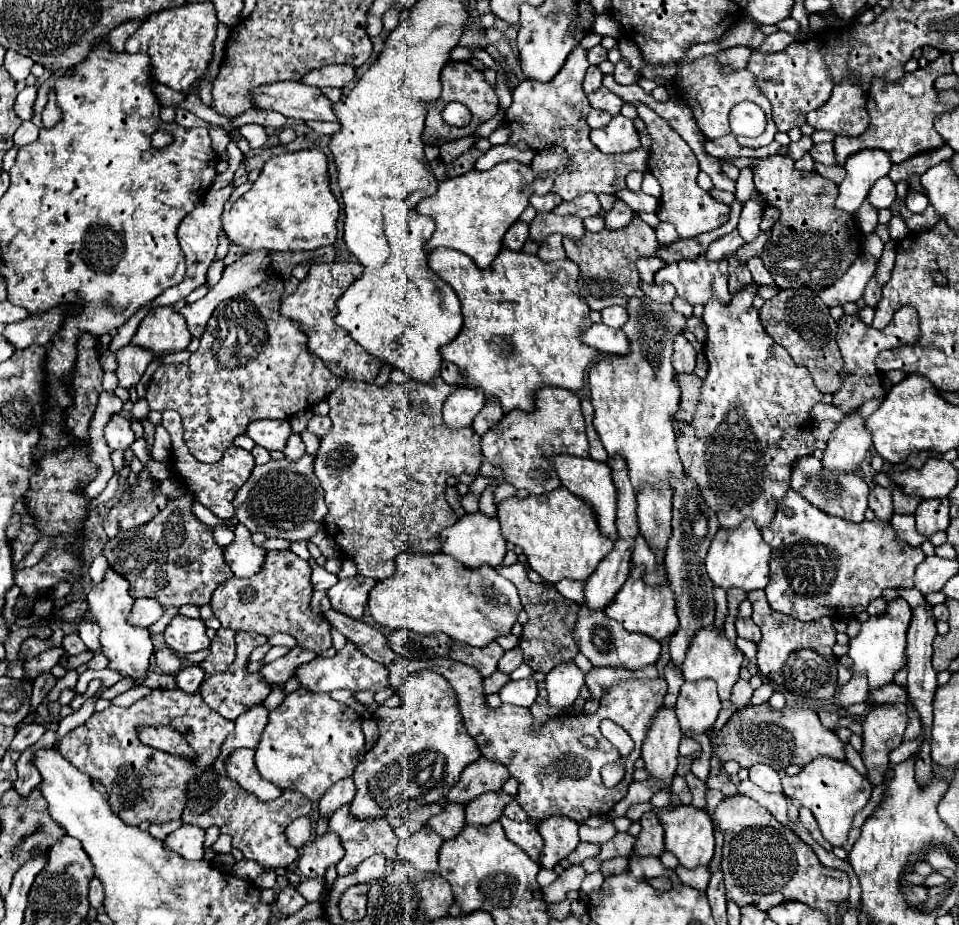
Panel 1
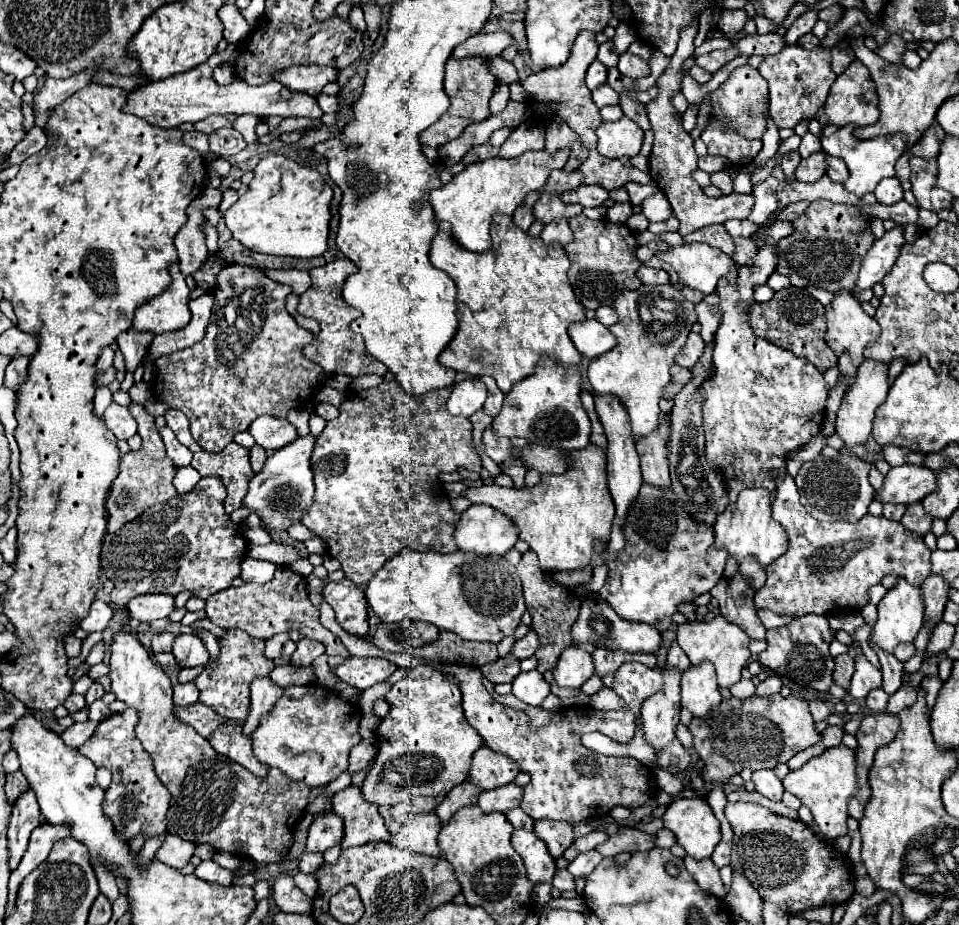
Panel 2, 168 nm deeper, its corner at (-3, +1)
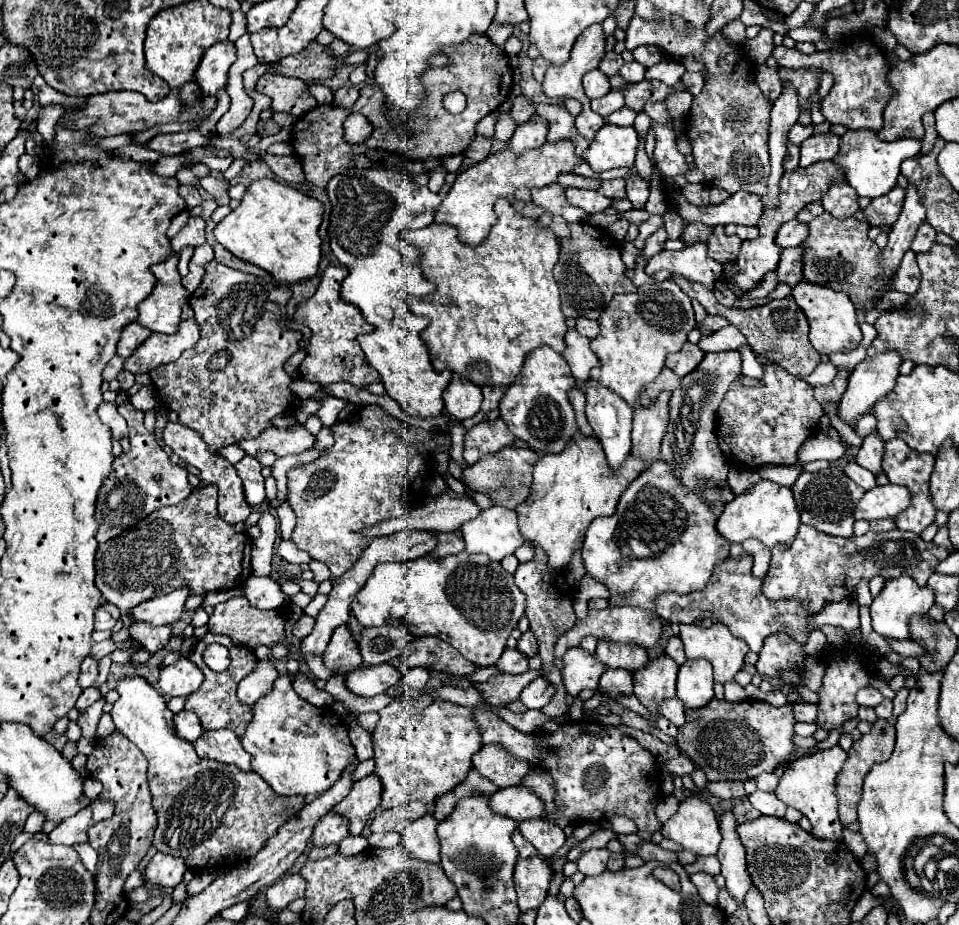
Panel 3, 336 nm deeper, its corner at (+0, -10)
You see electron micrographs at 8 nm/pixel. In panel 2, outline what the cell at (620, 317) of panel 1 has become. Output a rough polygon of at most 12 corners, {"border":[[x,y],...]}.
{"border":[[609,306],[595,310],[595,320],[603,326],[615,324],[617,314]]}

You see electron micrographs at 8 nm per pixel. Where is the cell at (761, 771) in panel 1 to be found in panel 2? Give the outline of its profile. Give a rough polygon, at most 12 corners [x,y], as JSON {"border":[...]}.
{"border":[[755,770],[753,784],[759,794],[781,802],[781,780],[773,770]]}

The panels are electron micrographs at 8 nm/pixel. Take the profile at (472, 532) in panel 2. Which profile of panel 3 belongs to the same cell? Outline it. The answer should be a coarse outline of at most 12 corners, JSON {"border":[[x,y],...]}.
{"border":[[484,509],[460,531],[466,553],[502,561],[524,543],[516,511]]}

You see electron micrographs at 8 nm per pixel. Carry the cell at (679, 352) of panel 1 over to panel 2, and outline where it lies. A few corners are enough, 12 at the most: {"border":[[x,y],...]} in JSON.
{"border":[[691,332],[679,356],[679,366],[693,368],[705,348],[703,338]]}

